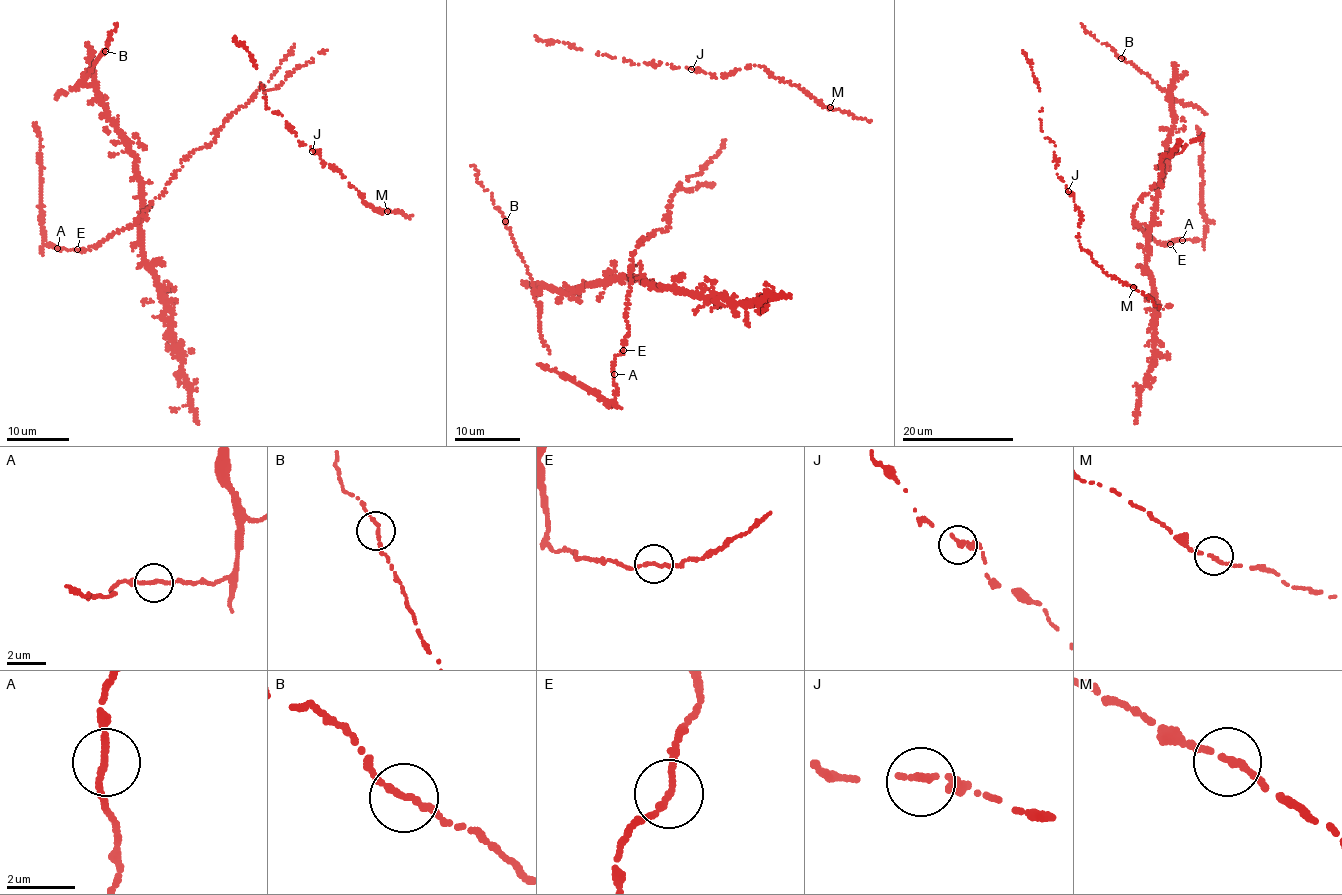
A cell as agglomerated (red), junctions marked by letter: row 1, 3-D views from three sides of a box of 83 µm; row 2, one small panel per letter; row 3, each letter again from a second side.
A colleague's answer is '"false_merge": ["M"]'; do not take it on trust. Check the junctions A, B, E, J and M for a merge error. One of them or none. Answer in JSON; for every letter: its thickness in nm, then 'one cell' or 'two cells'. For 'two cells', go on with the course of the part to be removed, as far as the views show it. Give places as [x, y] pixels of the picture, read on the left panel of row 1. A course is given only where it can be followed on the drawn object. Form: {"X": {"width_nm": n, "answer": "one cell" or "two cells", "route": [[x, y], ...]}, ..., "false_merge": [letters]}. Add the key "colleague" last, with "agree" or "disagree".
{"A": {"width_nm": 200, "answer": "one cell"}, "B": {"width_nm": 200, "answer": "one cell"}, "E": {"width_nm": 190, "answer": "one cell"}, "J": {"width_nm": 260, "answer": "one cell"}, "M": {"width_nm": 190, "answer": "one cell"}, "false_merge": [], "colleague": "disagree"}

